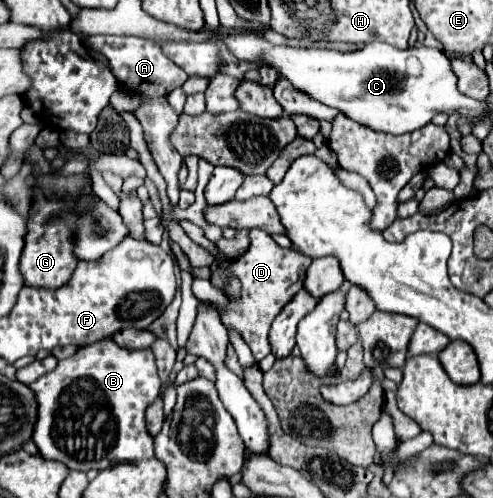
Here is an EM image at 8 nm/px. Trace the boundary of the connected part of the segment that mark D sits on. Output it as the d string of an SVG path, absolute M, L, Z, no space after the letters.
M253 228L249 236L253 236L249 250L231 262L231 272L241 280L241 300L231 300L227 312L221 312L221 322L227 328L235 328L249 344L255 360L261 362L271 352L271 322L283 310L283 306L303 288L305 270L311 264L311 258L305 258L305 254L297 254L297 250L293 248L277 246L277 242L259 228Z

